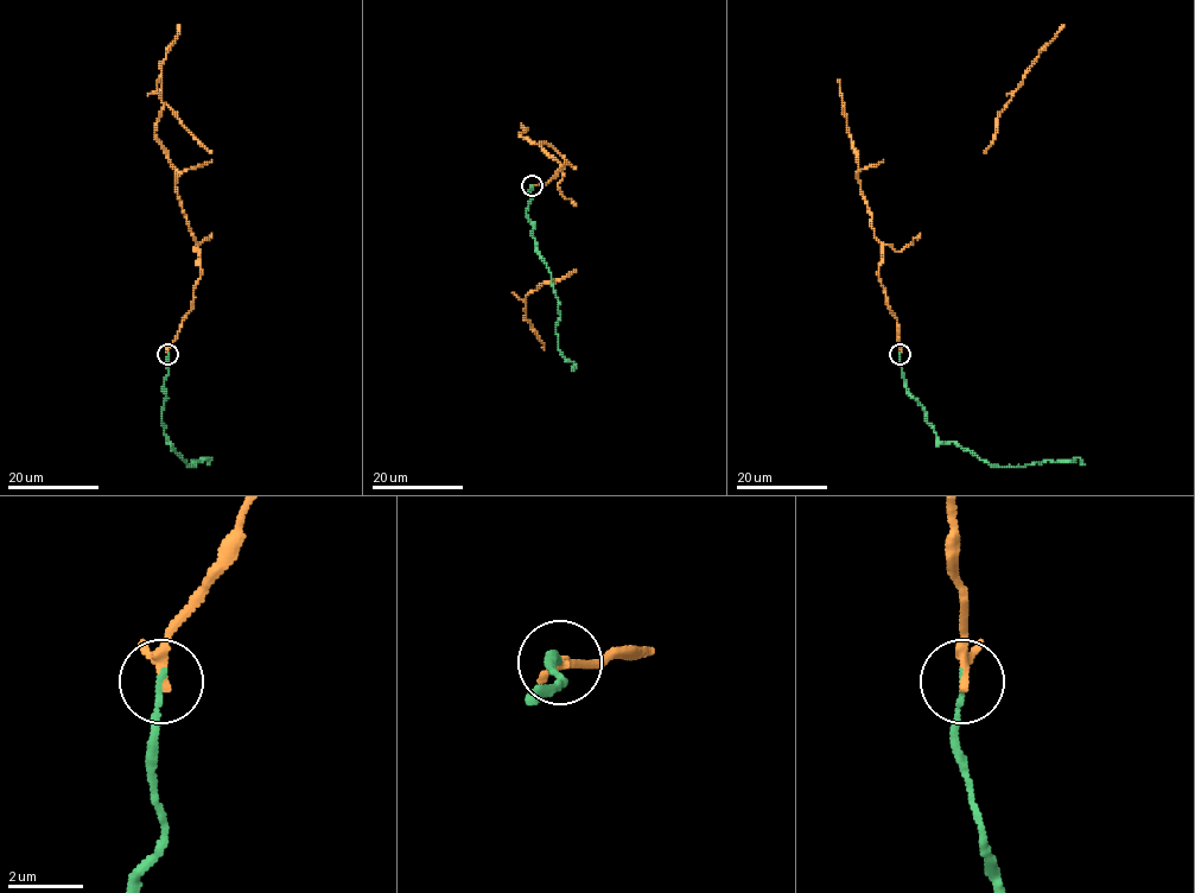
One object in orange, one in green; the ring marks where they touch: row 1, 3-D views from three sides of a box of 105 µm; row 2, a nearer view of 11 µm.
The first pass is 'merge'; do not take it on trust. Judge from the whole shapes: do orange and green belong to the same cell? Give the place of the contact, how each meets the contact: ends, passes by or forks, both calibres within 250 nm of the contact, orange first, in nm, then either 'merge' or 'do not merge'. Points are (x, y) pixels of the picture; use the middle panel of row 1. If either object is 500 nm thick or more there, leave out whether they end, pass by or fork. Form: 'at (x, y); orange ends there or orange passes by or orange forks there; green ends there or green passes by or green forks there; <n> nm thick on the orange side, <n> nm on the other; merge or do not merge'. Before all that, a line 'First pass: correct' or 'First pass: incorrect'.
First pass: correct
at (532, 185); orange passes by; green ends there; 200 nm thick on the orange side, 150 nm on the other; merge

